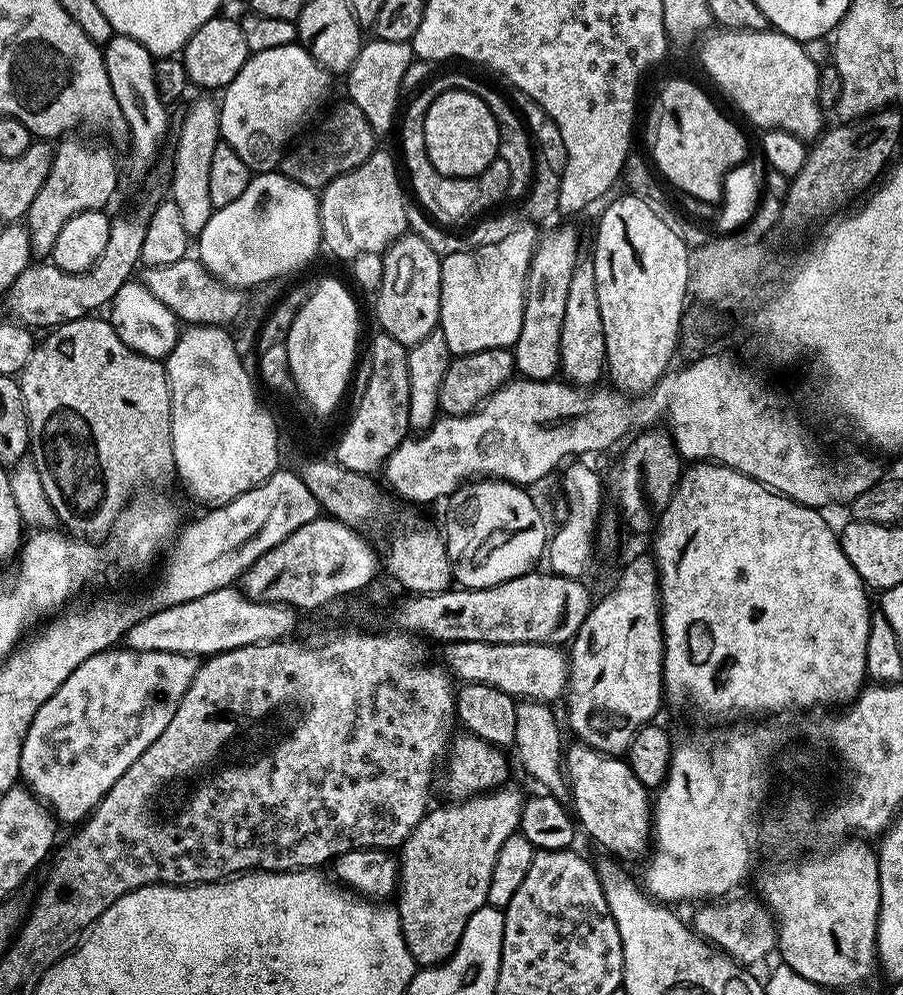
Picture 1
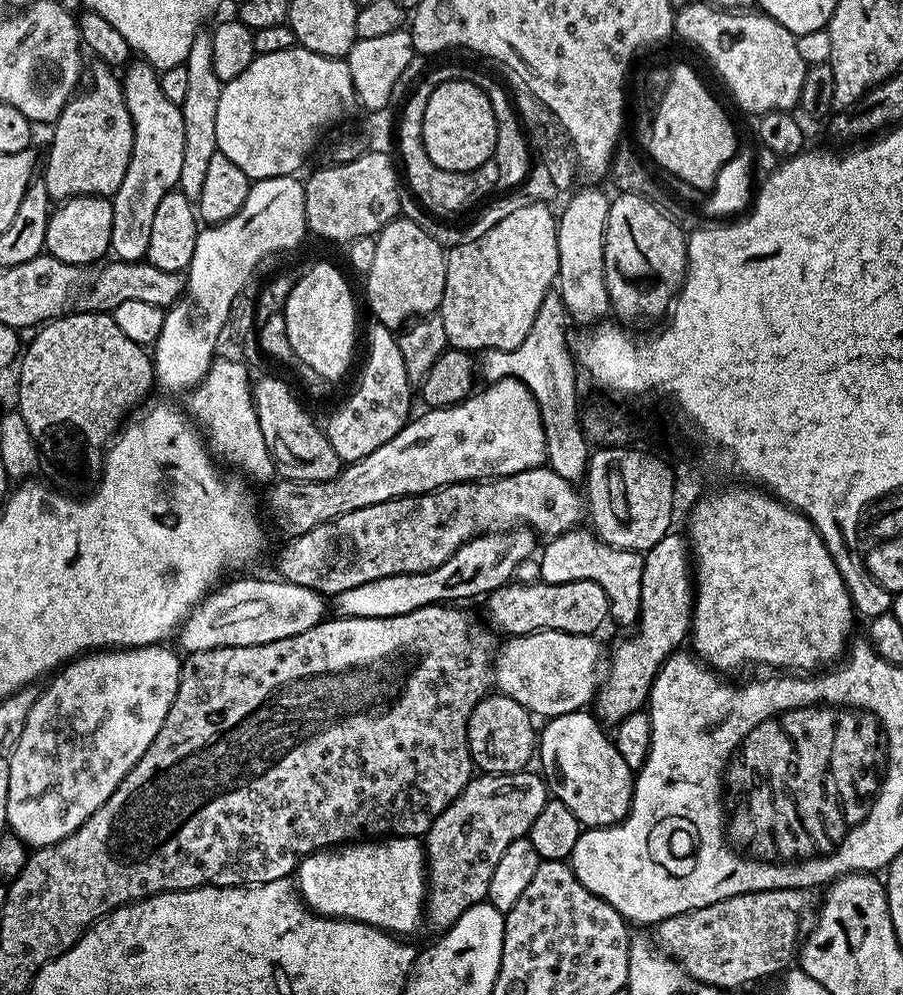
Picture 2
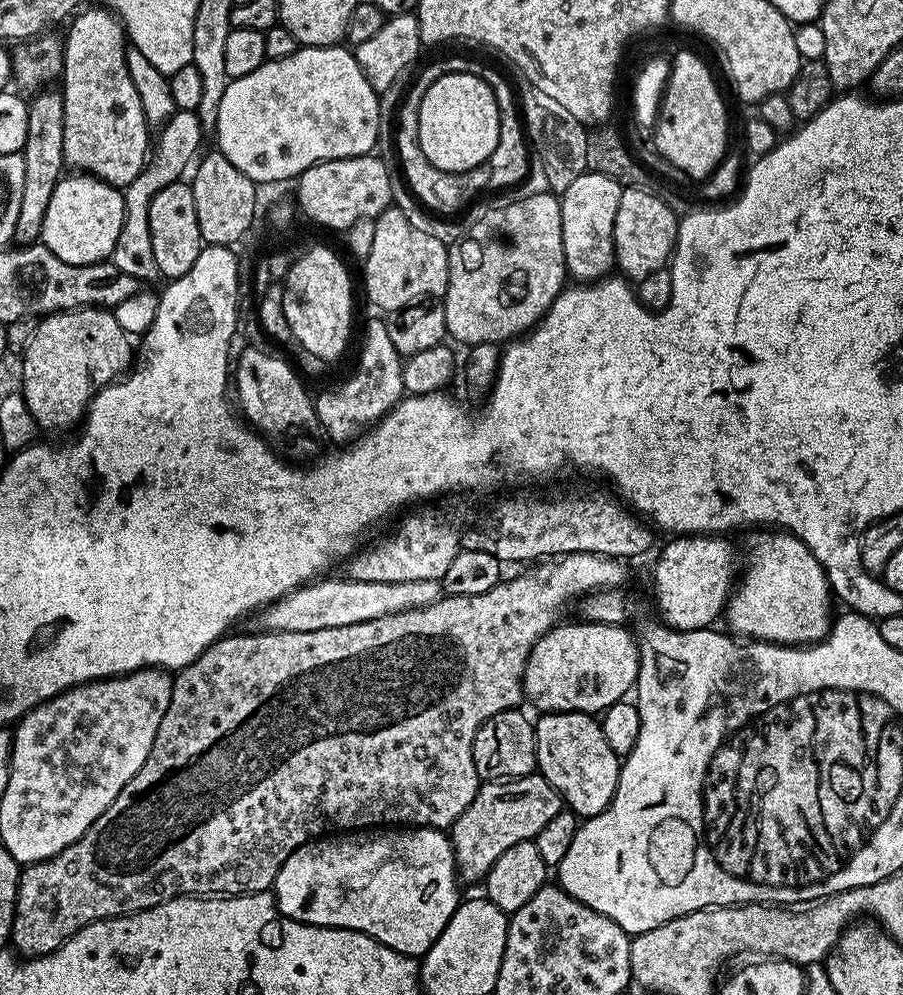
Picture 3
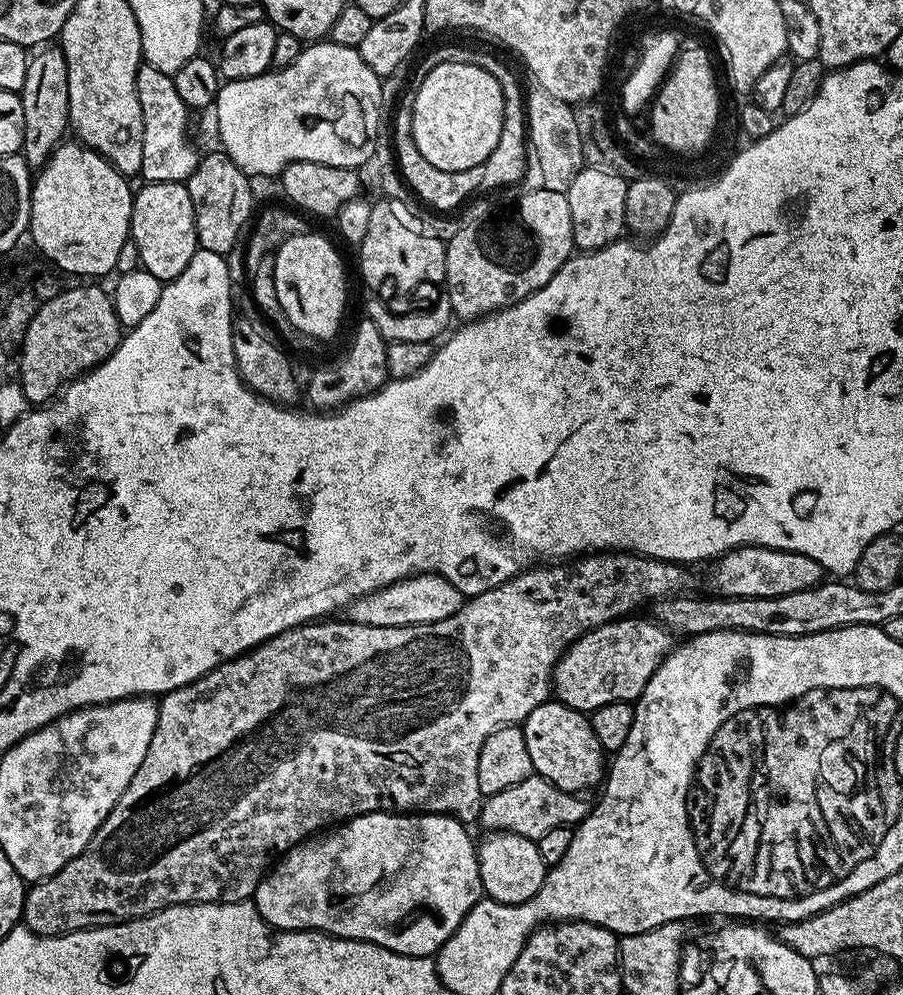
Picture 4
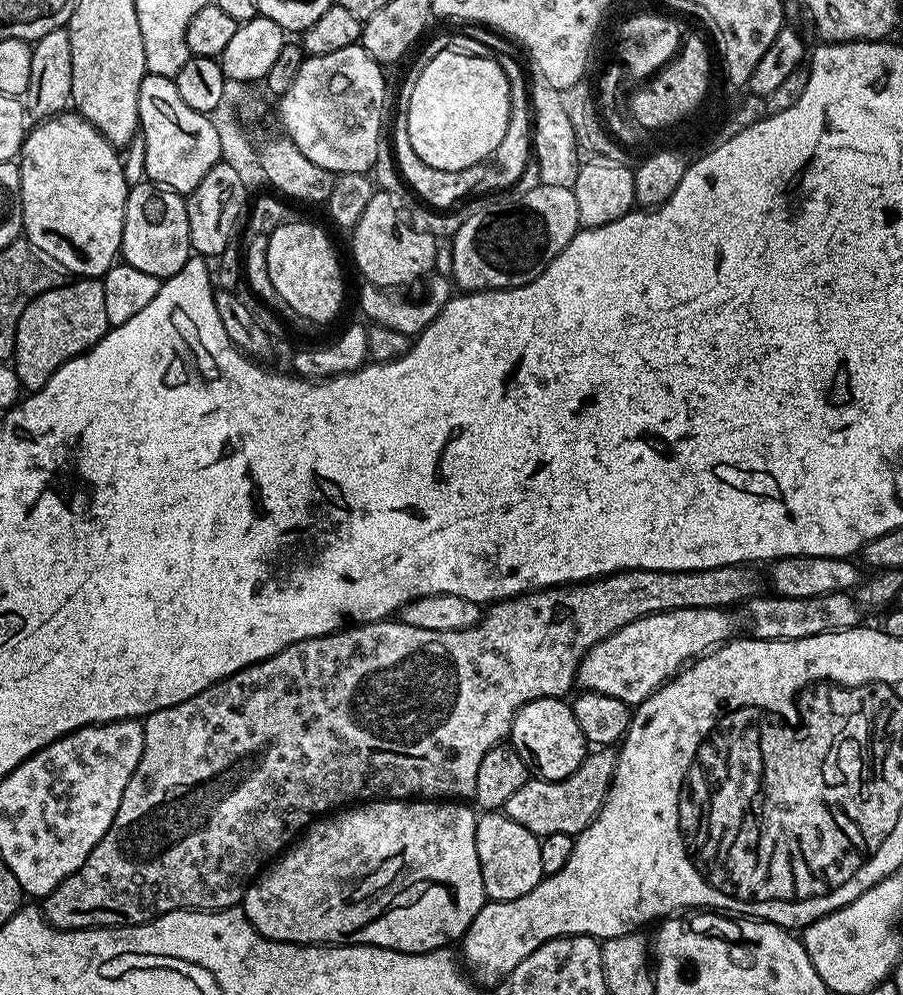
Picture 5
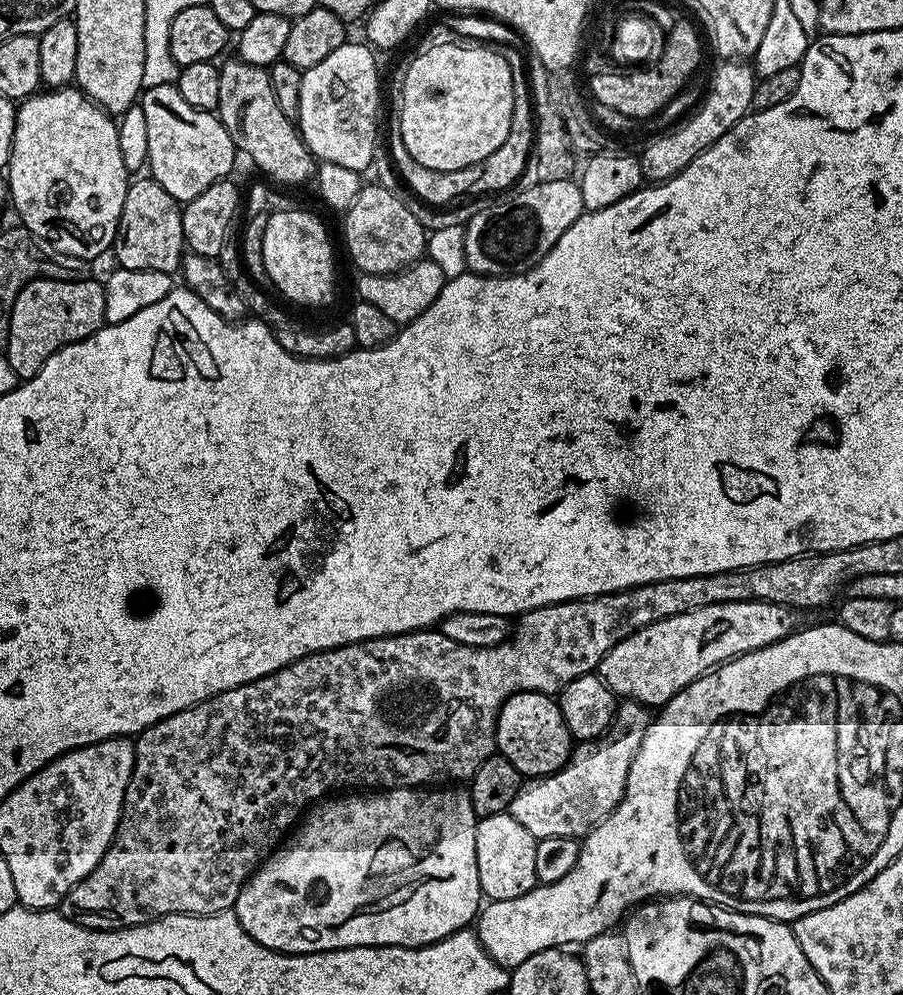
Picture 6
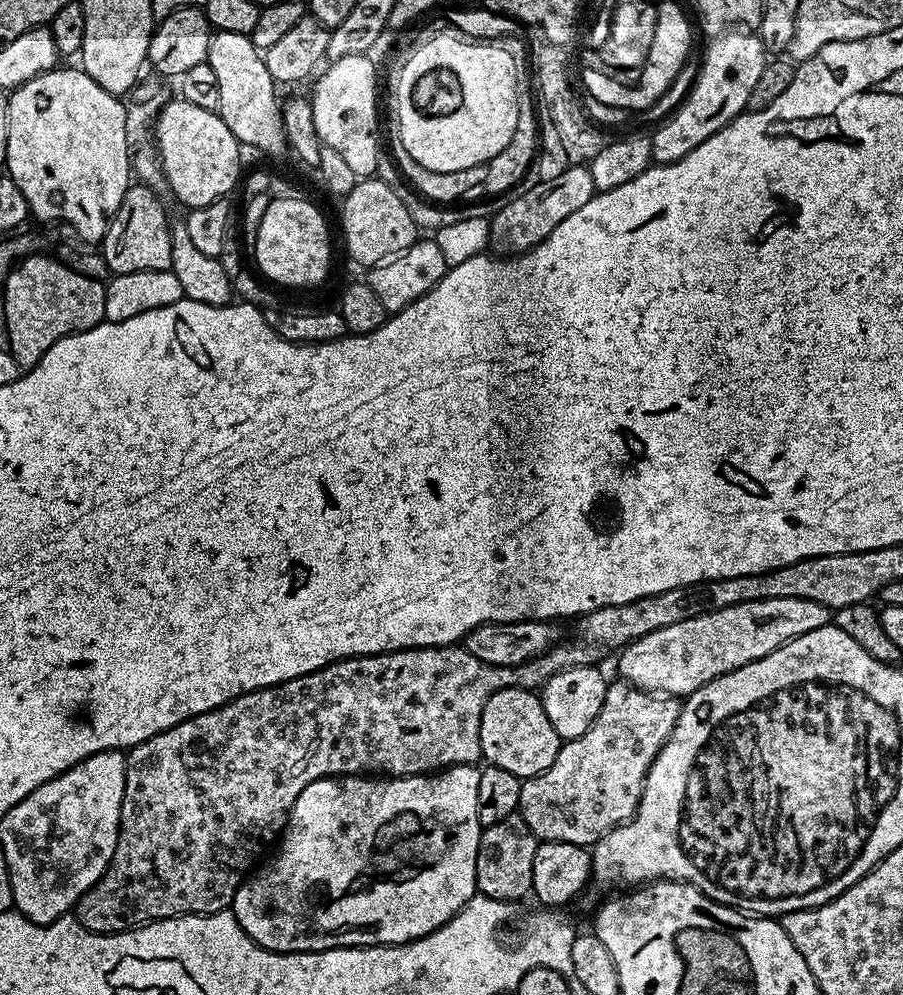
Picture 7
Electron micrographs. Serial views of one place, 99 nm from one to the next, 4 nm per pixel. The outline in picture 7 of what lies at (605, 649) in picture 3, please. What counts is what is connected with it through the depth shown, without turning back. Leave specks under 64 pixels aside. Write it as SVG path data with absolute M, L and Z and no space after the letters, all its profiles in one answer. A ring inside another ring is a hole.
M802 598L742 602L738 606L703 612L701 616L687 616L685 620L674 622L674 626L662 626L619 649L619 679L644 692L683 698L706 686L706 682L733 672L738 666L746 666L810 630L827 628L829 624L829 608Z

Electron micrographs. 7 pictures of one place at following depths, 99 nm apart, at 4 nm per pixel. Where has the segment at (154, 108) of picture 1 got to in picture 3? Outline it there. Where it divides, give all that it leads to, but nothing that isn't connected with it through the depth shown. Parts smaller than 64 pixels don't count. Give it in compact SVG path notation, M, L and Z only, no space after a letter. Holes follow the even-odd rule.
M175 111L171 118L161 127L160 142L155 143L152 155L145 165L144 172L134 178L134 182L123 189L124 194L124 218L122 229L112 251L110 262L118 270L125 271L136 280L158 280L159 272L157 262L154 259L154 250L151 245L149 204L155 194L162 187L177 183L183 176L184 170L193 163L199 153L204 129L201 126L200 117L195 112Z

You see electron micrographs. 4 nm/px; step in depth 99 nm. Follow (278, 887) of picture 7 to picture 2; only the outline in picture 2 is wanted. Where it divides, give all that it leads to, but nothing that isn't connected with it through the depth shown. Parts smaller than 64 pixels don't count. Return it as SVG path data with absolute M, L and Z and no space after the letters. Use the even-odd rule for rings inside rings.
M414 836L373 838L367 842L349 842L334 848L319 848L301 860L294 873L298 895L313 912L334 920L353 920L384 932L404 934L419 926L426 912L426 853Z

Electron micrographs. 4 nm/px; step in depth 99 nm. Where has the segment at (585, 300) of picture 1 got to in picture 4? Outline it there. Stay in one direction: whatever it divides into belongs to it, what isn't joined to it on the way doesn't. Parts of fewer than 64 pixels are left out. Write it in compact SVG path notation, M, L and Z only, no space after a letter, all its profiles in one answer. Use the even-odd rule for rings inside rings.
M587 166L580 169L574 182L570 182L570 190L566 195L570 202L572 242L580 252L593 252L625 235L627 189L628 181L624 177Z

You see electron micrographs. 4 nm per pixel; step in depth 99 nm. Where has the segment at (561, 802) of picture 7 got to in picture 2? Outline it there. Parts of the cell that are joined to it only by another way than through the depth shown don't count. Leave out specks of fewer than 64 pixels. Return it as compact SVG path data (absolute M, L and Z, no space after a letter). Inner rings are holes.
M525 770L494 776L473 775L472 781L430 826L422 843L426 853L426 920L443 930L454 926L470 906L487 901L490 878L510 842L527 837L534 818L550 799L550 789L539 771Z

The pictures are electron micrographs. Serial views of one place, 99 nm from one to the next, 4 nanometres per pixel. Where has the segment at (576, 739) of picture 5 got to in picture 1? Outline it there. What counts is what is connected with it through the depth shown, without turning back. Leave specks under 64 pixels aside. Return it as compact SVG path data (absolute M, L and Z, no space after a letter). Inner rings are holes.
M572 742L563 753L562 767L570 793L570 808L583 831L585 828L606 851L616 856L636 856L649 847L653 801L649 789L638 782L627 759L599 752L589 744Z

